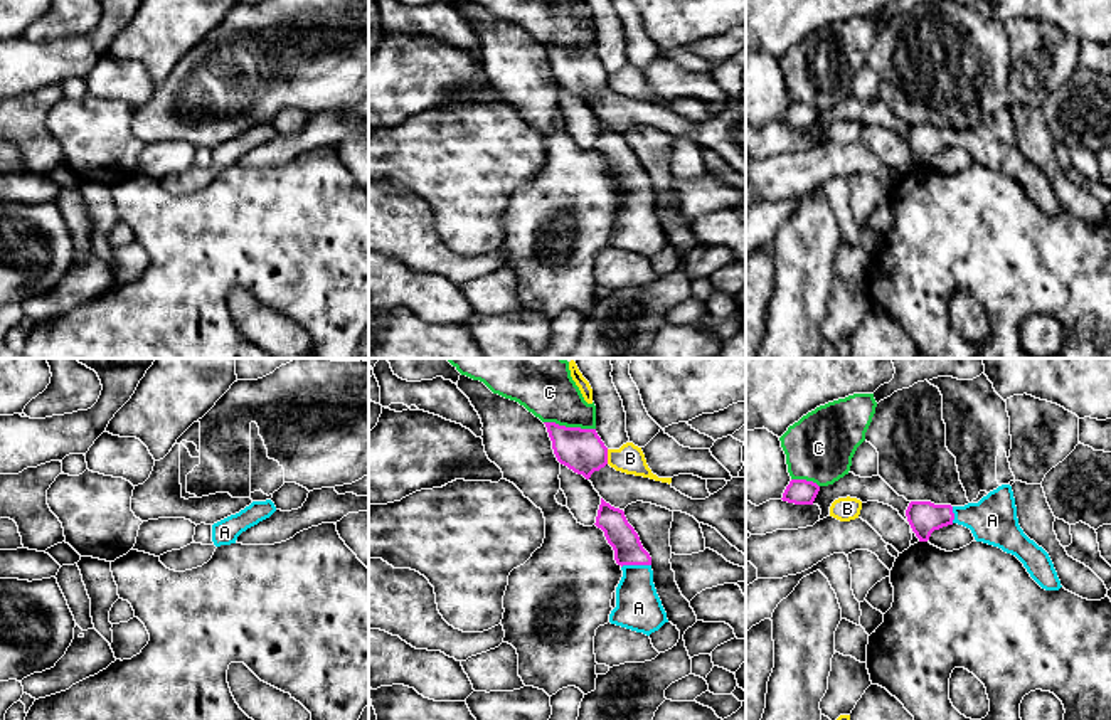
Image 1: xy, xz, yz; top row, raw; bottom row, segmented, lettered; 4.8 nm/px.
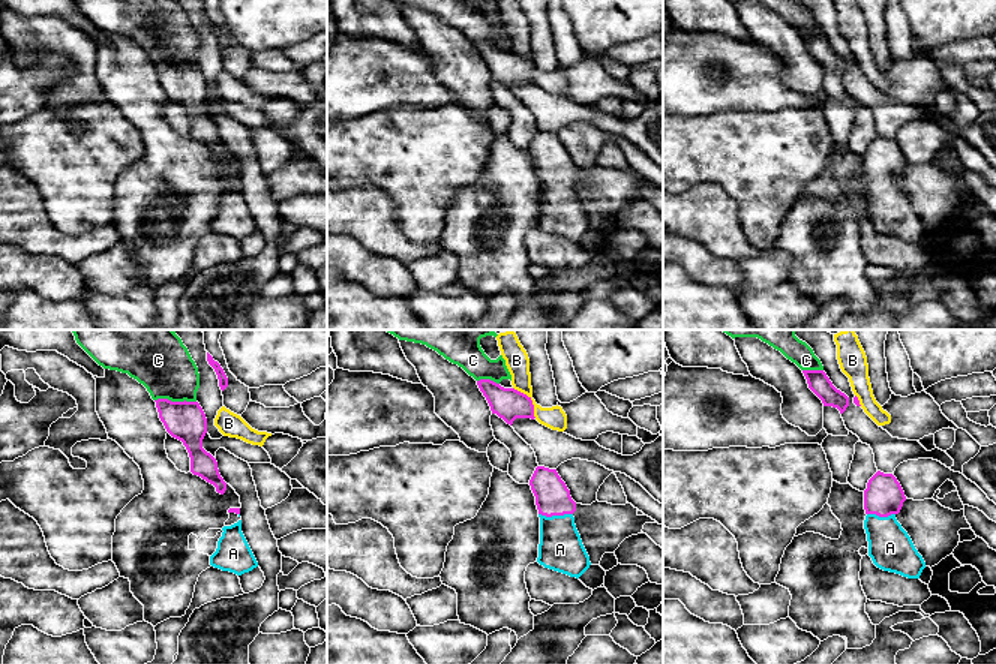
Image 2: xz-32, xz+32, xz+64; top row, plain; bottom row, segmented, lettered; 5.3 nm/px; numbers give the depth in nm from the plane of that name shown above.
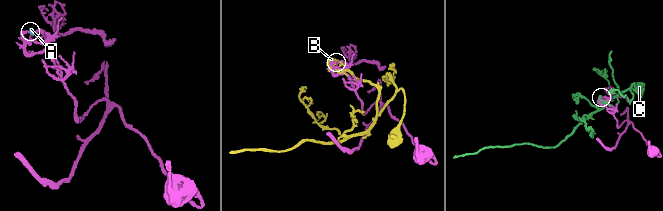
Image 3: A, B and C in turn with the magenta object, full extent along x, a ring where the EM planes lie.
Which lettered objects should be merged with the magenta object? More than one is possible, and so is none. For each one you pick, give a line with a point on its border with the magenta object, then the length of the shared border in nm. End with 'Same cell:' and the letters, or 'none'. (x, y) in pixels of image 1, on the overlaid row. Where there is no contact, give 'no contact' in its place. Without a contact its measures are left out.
A: contact xz (635, 564); length 140 nm
Same cell: A

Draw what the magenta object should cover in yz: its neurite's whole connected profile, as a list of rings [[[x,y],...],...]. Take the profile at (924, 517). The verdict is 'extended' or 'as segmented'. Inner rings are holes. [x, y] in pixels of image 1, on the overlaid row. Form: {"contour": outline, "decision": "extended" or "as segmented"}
{"contour": [[[1002,484],[978,503],[965,506],[911,501],[906,516],[919,542],[928,542],[934,530],[958,523],[970,528],[976,542],[1015,555],[1042,589],[1062,587],[1049,553],[1020,528],[1010,484]]], "decision": "extended"}

